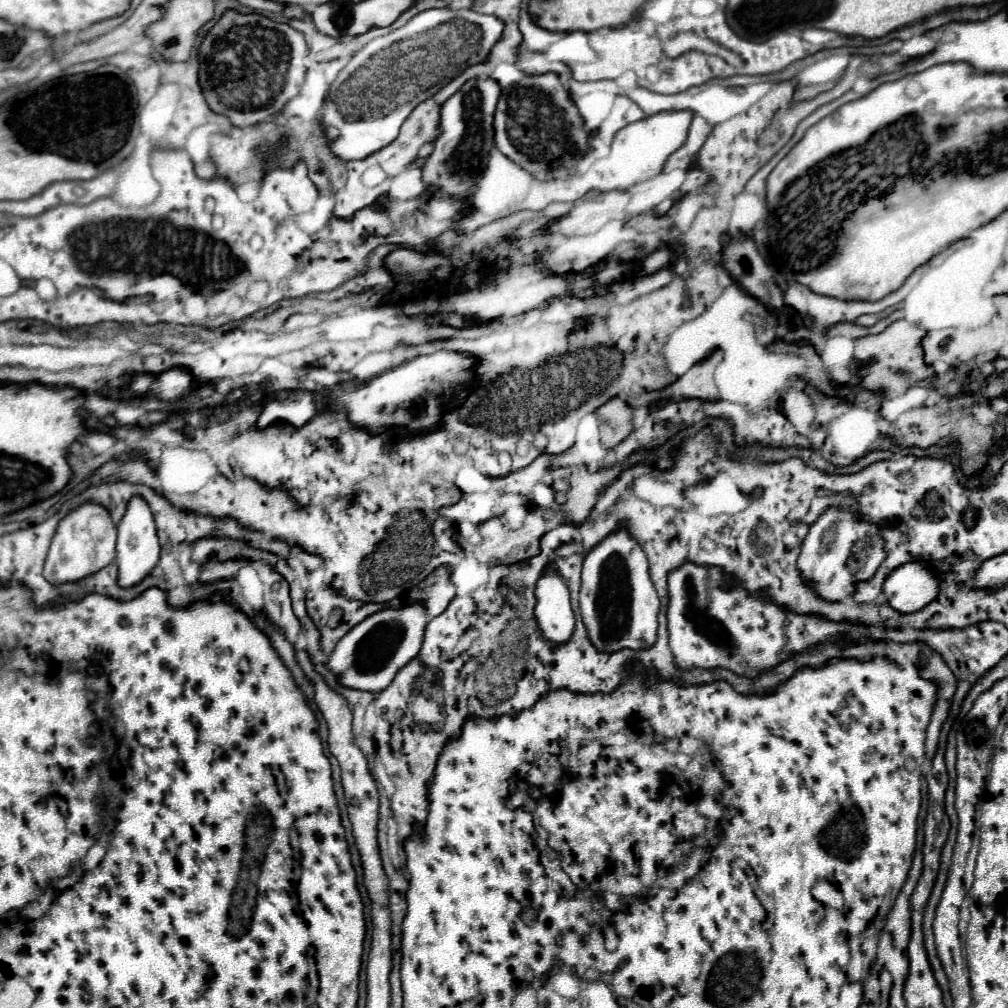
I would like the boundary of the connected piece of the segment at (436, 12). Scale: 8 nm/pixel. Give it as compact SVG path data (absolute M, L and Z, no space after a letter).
M434 8L416 14L408 24L398 30L392 30L386 36L370 40L362 50L354 54L348 66L338 74L332 84L330 96L326 100L326 110L322 114L320 126L328 130L330 126L338 130L334 140L328 140L330 156L340 160L364 160L366 156L378 152L380 148L388 146L396 140L400 126L410 116L410 112L422 104L424 100L432 98L438 90L442 90L450 80L460 76L468 66L482 64L488 60L492 48L502 40L504 20L492 14L480 14L468 8L450 10L450 8Z

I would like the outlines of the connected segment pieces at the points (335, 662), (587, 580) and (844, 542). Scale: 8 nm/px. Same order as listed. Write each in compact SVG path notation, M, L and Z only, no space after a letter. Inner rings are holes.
M418 604L404 606L400 610L382 610L366 620L360 626L354 626L338 644L328 658L328 668L338 676L340 684L354 690L380 692L390 686L400 668L404 668L422 646L424 626L430 620L426 608Z
M626 530L612 532L584 558L580 612L588 630L588 638L598 652L618 652L624 648L652 648L658 640L660 600L648 574L644 550L630 538Z
M826 510L812 526L802 542L798 556L798 570L804 584L812 584L814 592L828 602L842 602L852 598L858 582L866 582L874 576L884 562L884 540L876 526L862 522L858 514L846 510Z

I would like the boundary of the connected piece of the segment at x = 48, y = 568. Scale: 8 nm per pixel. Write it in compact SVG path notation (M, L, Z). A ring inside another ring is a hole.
M86 502L78 506L74 512L70 512L56 530L56 536L52 540L46 566L44 566L44 578L50 584L64 584L64 582L80 582L96 572L100 572L104 566L108 566L116 556L116 526L112 526L112 518L108 510L102 506L96 506L94 502Z

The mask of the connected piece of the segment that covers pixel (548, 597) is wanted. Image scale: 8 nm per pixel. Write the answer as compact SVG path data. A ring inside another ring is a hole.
M548 566L544 576L538 580L536 600L536 622L542 638L554 646L566 644L574 634L574 614L570 608L568 588L556 574L554 566Z

